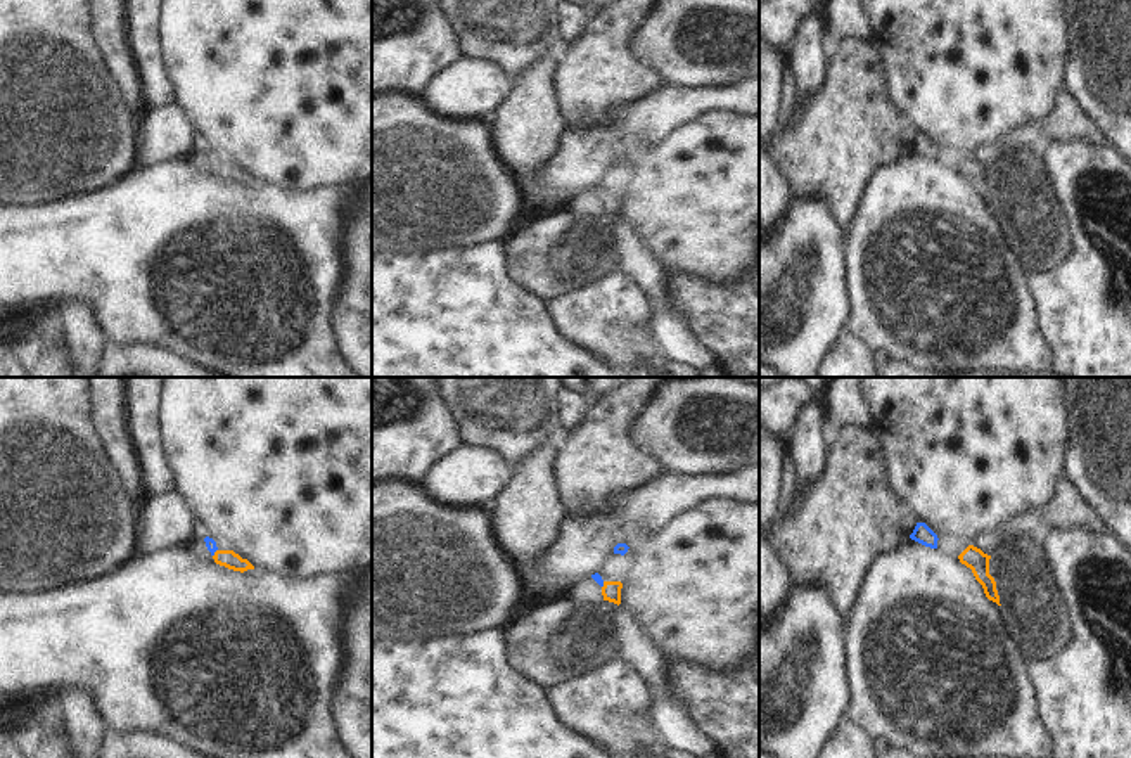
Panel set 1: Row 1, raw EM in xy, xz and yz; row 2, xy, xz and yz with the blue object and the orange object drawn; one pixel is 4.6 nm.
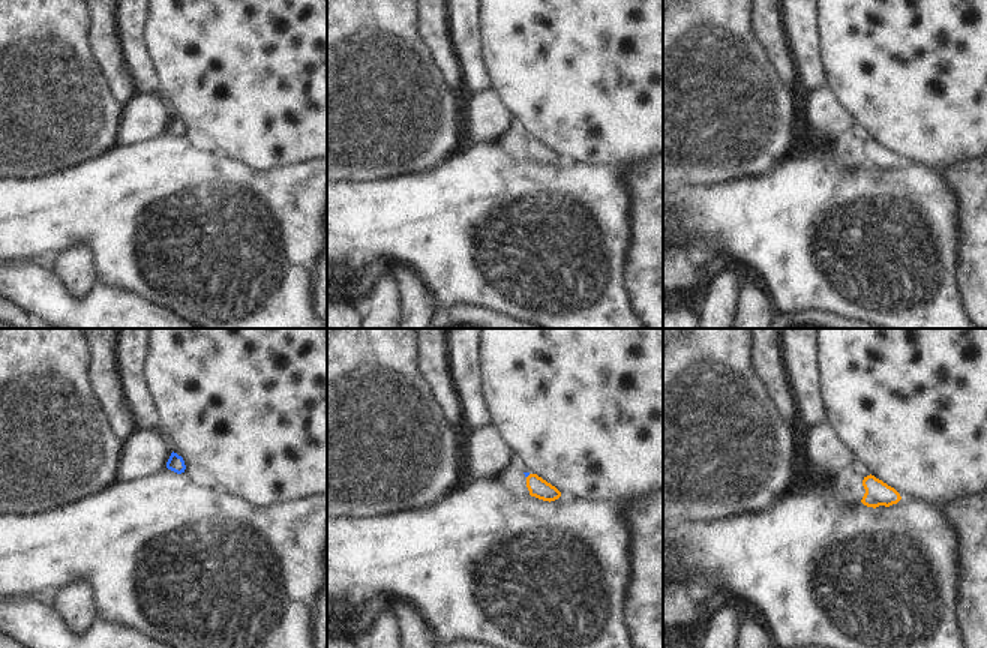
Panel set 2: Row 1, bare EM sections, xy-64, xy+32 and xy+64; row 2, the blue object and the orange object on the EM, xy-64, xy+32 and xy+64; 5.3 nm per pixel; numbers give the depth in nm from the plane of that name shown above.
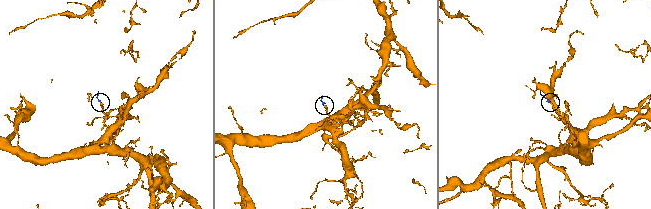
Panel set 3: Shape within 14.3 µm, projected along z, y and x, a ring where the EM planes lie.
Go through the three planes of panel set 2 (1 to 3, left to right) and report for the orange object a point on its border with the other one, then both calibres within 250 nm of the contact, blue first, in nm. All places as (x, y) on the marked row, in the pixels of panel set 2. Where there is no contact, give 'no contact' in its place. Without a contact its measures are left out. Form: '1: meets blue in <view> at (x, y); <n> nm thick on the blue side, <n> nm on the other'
1: no contact
2: no contact
3: no contact

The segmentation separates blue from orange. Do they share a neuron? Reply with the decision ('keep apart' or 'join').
join

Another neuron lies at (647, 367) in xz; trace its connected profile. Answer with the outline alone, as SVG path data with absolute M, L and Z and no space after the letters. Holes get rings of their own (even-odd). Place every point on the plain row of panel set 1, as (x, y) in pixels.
M642 357L628 377L662 377L662 370L652 357Z

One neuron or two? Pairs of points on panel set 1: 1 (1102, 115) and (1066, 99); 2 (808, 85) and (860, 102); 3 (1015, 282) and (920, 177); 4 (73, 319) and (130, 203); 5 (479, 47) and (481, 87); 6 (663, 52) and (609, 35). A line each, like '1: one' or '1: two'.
1: two
2: two
3: one
4: two
5: two
6: two

